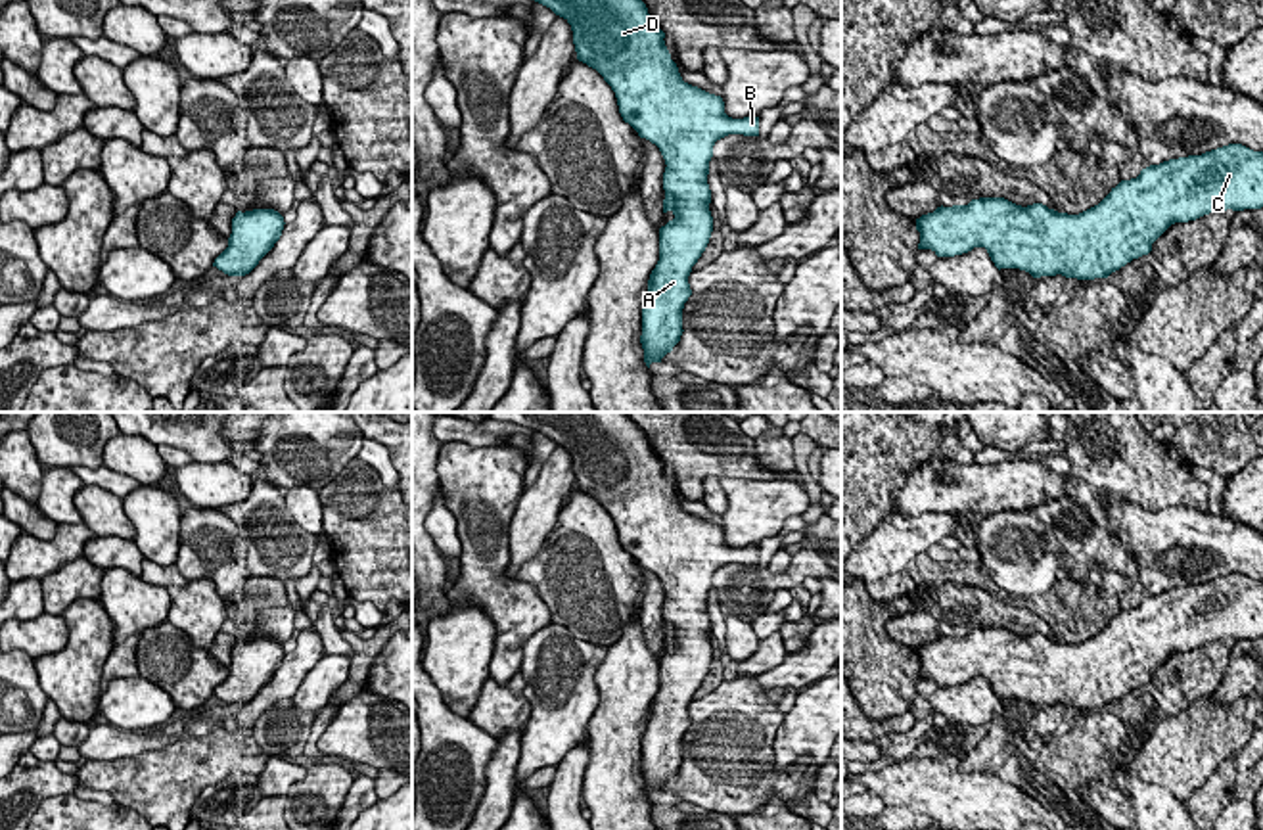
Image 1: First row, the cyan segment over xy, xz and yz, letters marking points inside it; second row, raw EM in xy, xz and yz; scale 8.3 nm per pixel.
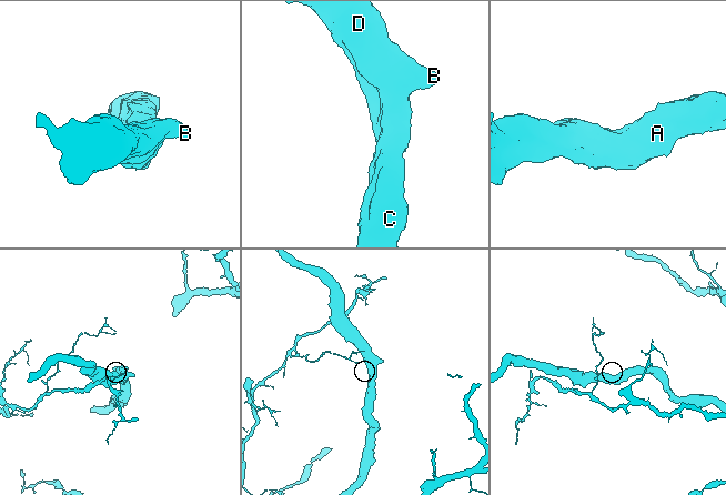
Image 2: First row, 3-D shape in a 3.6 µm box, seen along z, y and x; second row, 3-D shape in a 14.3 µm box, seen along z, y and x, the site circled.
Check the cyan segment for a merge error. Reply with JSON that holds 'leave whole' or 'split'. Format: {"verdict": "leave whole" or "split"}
{"verdict": "leave whole"}

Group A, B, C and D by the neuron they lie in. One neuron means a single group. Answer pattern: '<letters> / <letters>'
A B C D

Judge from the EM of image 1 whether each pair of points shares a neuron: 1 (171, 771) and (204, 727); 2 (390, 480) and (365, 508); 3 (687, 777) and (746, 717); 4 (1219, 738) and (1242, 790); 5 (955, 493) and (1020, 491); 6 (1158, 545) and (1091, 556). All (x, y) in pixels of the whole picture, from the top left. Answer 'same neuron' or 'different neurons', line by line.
1: different neurons
2: different neurons
3: same neuron
4: different neurons
5: same neuron
6: different neurons

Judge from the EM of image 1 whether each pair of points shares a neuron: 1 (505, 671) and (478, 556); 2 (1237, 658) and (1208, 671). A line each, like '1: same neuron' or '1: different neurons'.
1: same neuron
2: different neurons

